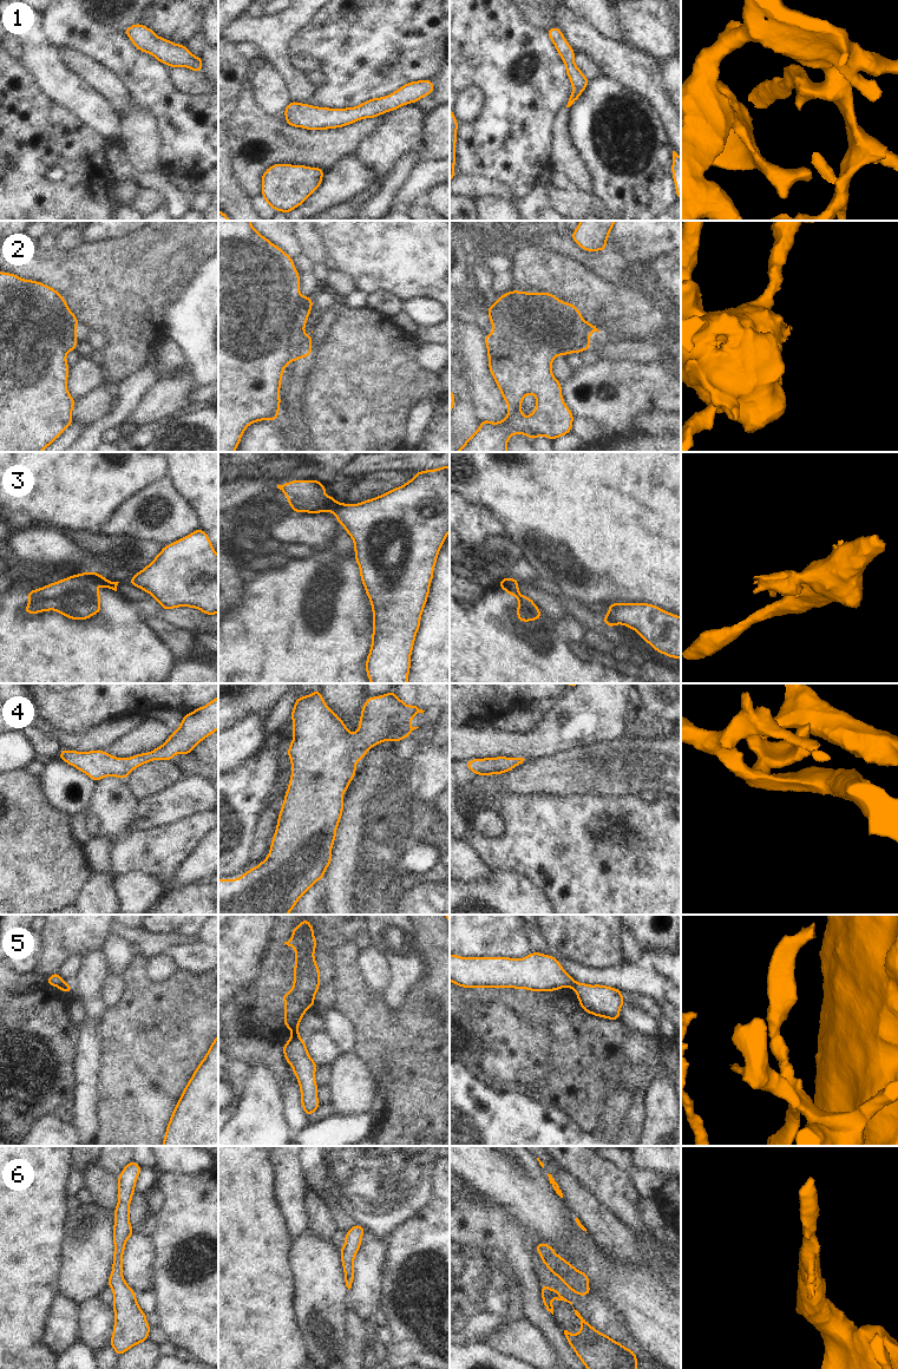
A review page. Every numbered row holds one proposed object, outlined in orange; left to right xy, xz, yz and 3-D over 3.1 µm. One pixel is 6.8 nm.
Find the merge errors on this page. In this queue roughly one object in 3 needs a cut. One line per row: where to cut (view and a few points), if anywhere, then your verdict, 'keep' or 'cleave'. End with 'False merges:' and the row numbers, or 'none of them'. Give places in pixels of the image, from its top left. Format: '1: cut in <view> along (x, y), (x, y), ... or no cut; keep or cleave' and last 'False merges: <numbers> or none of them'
1: no cut; keep
2: no cut; keep
3: cut in yz along (500, 581), (506, 588), (518, 593); cleave
4: no cut; keep
5: cut in xz along (299, 1036), (288, 1042); cleave
6: no cut; keep
False merges: 3, 5

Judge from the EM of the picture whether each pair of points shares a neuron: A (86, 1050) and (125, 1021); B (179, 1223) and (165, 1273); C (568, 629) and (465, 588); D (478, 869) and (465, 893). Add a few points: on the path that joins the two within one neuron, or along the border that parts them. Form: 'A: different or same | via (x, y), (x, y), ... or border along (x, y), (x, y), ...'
A: different | border along (103, 1013), (97, 1030), (97, 1067)
B: same | via (179, 1236), (170, 1261)
C: different | border along (485, 593), (474, 604)
D: different | border along (491, 871), (485, 877), (461, 882)

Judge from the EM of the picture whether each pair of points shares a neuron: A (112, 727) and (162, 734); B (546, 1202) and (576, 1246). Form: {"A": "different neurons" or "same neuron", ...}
{"A": "different neurons", "B": "same neuron"}

